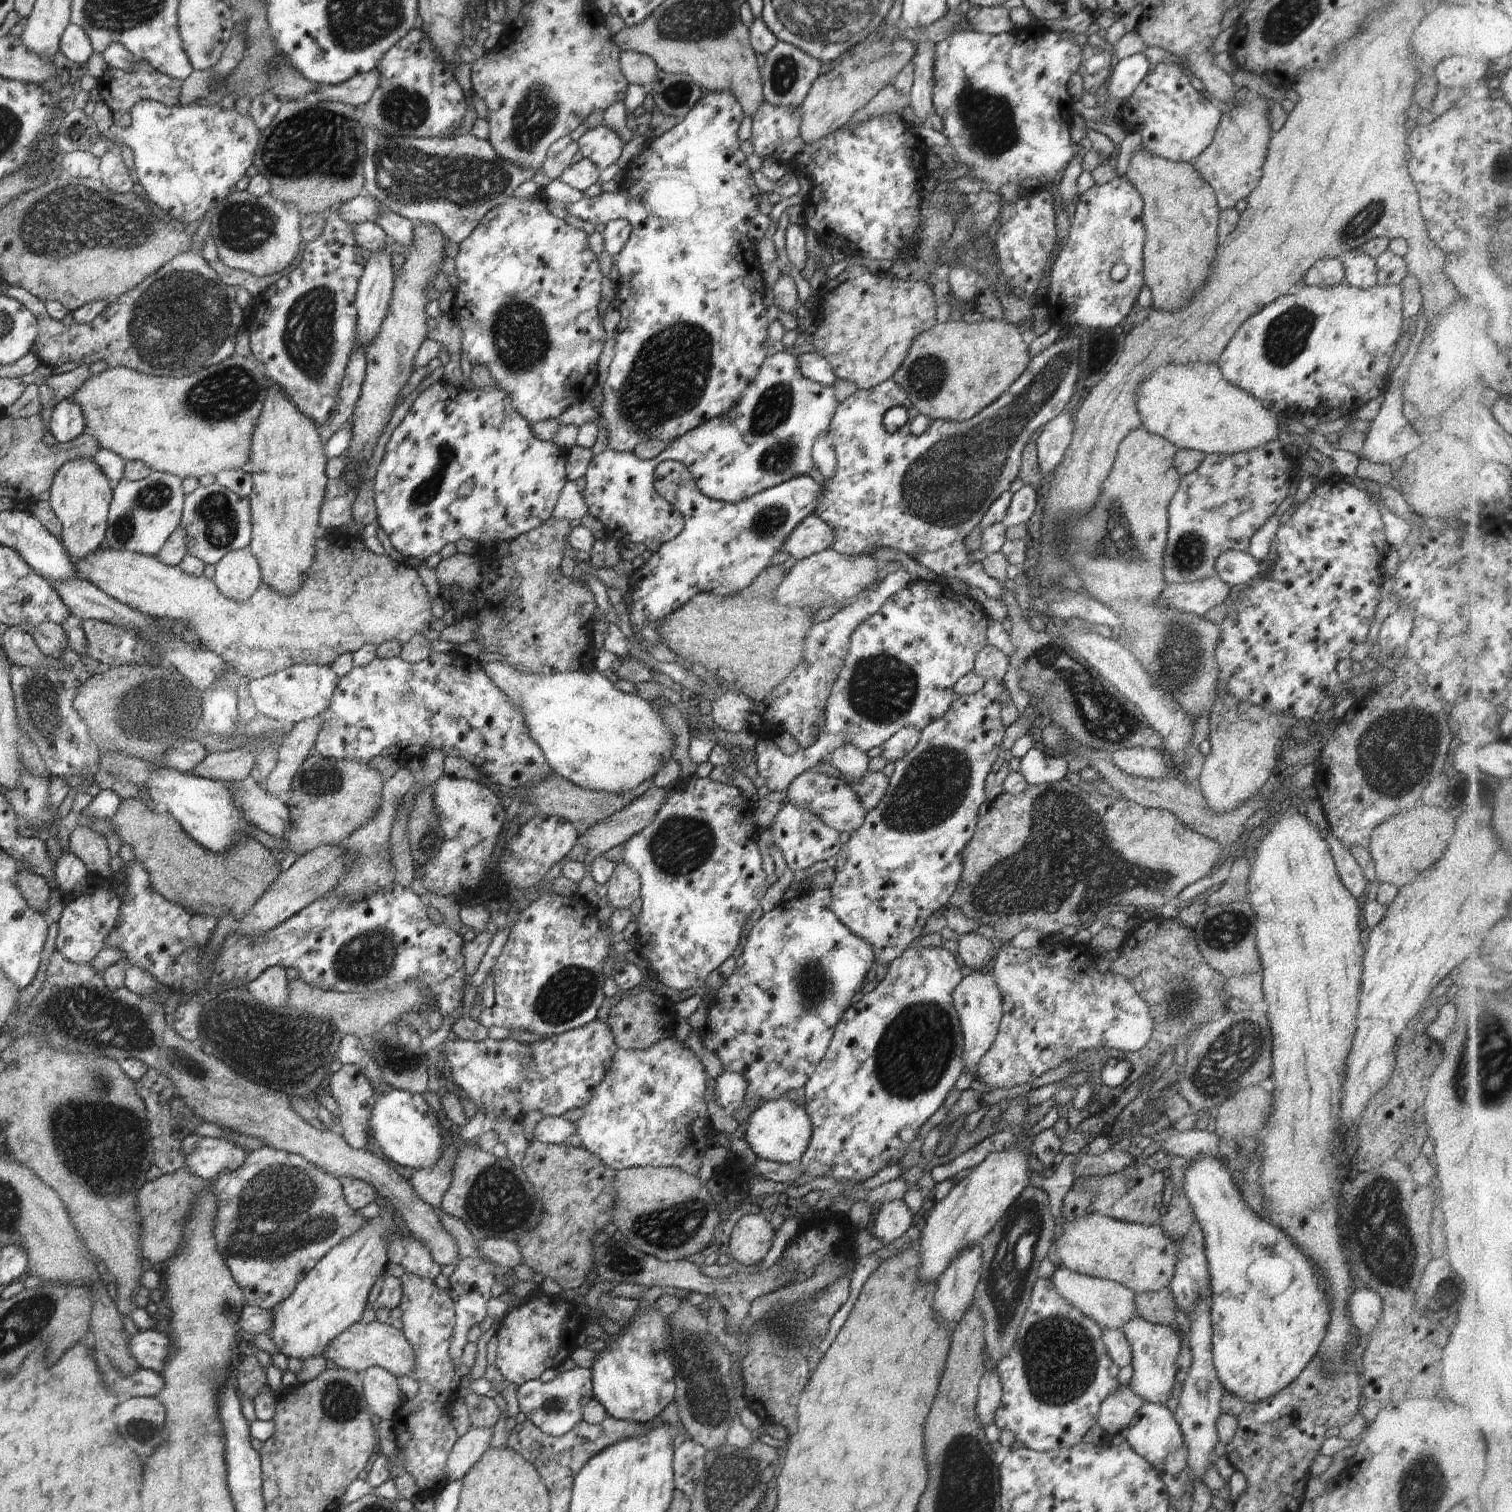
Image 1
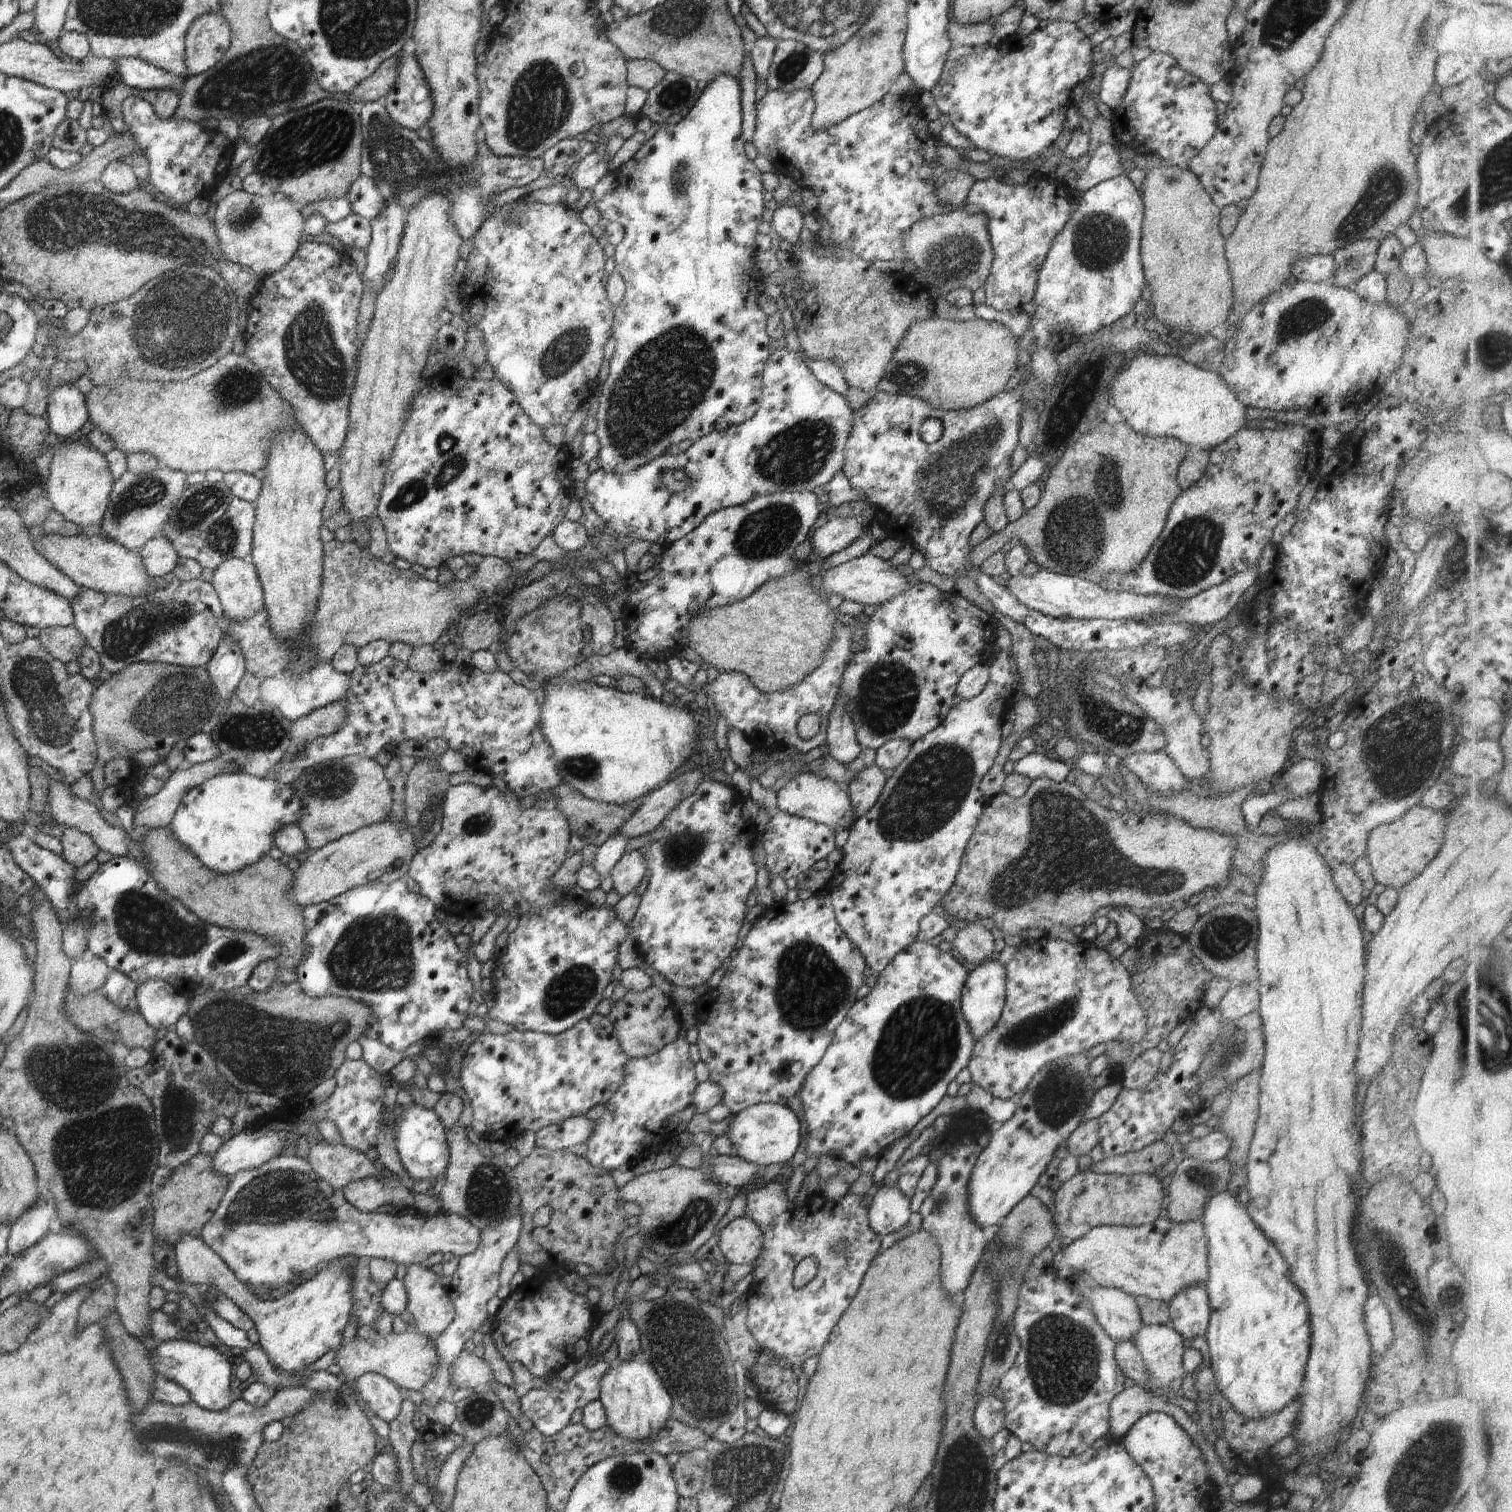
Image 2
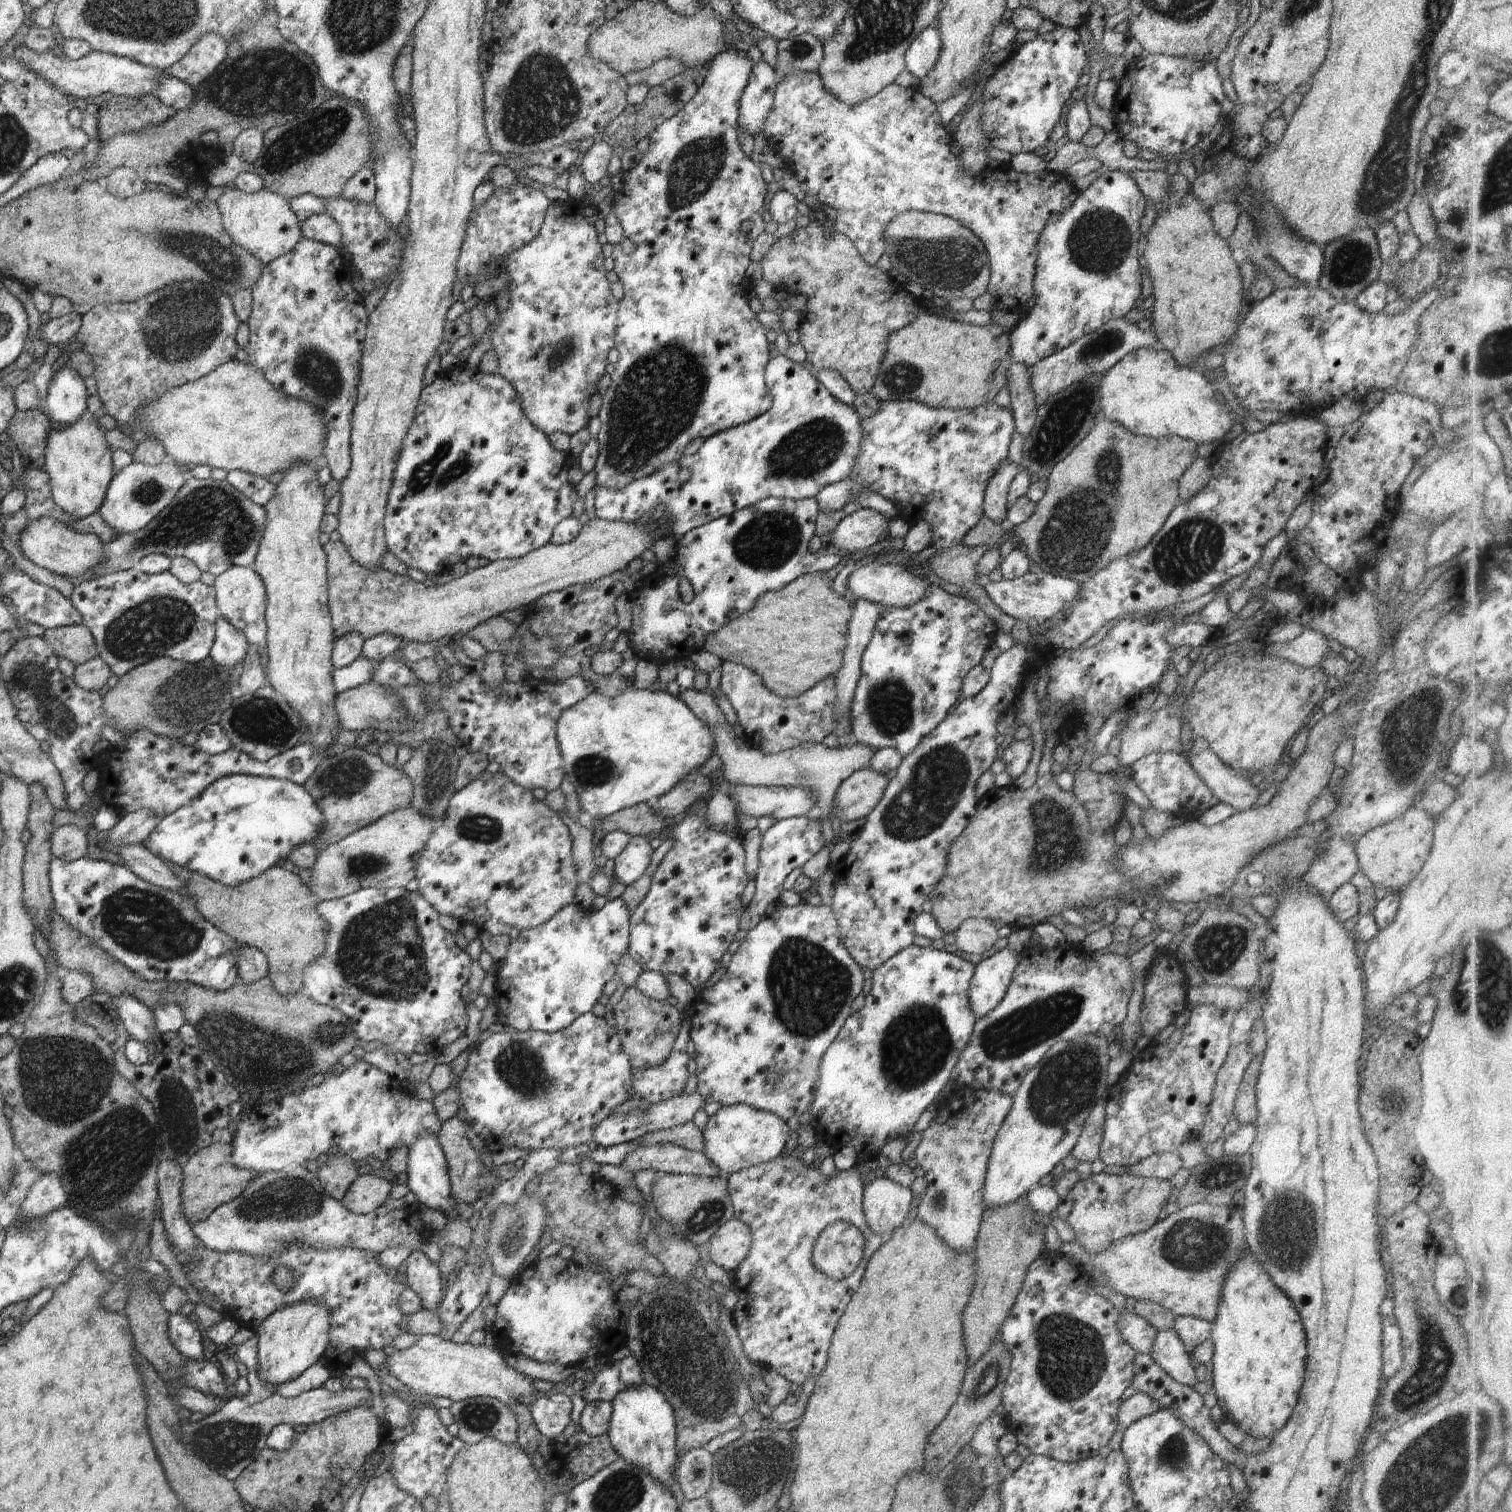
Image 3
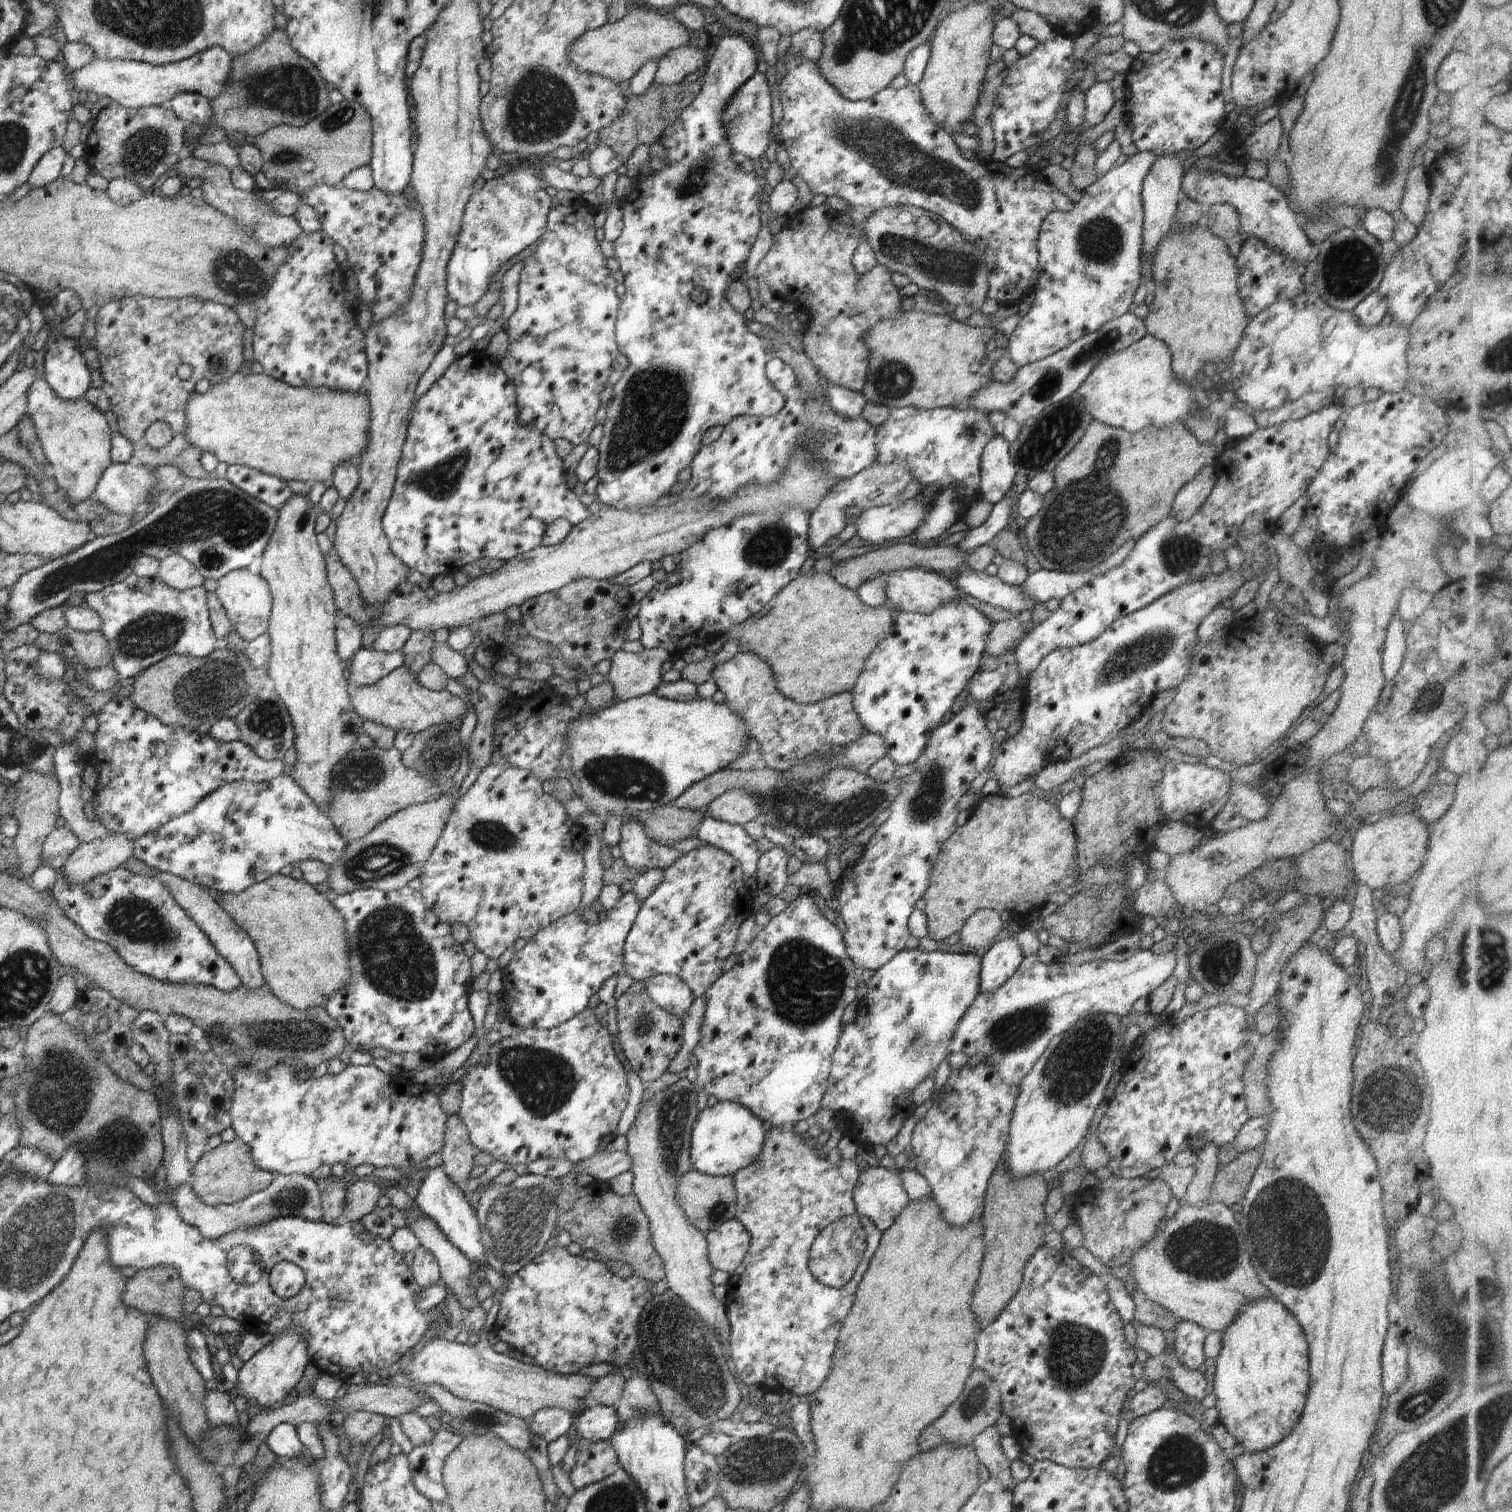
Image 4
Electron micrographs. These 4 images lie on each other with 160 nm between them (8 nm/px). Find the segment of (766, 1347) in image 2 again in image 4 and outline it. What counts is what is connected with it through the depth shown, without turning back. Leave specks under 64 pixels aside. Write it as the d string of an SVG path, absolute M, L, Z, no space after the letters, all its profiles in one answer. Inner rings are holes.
M768 1126L765 1143L757 1160L733 1174L737 1196L735 1218L749 1232L751 1241L742 1264L735 1268L726 1282L727 1297L723 1303L732 1330L729 1336L730 1356L736 1364L734 1376L742 1382L744 1390L756 1386L766 1392L780 1391L796 1396L810 1396L828 1378L836 1338L854 1304L854 1294L880 1244L882 1232L870 1219L857 1212L853 1192L861 1173L858 1159L842 1159L835 1166L826 1157L820 1158L819 1147L808 1146L793 1129L794 1126ZM852 1215L859 1218L867 1234L867 1249L848 1284L839 1289L824 1286L814 1278L809 1269L812 1243L820 1231L837 1218Z

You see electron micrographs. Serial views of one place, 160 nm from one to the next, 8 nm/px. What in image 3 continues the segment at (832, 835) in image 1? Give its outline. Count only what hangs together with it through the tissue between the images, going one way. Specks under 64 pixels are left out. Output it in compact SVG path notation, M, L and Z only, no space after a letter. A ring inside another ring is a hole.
M804 816L779 819L762 835L759 852L759 867L754 876L756 891L754 898L741 914L739 928L752 930L766 915L765 910L769 904L776 902L782 892L782 884L794 868L802 868L814 854L818 854L825 846L819 817Z

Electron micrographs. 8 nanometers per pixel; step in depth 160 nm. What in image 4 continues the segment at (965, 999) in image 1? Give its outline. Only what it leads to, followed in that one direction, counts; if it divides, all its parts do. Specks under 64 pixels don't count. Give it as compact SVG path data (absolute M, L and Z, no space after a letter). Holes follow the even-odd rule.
M1014 937L995 943L981 957L979 992L991 993L1016 972L1022 962L1022 950Z

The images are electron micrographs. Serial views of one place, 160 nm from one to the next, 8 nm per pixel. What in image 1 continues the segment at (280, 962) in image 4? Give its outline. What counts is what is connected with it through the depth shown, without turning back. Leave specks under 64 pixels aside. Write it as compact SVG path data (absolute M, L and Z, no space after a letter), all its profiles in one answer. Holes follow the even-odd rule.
M135 797L121 799L118 812L110 822L122 844L128 844L134 850L135 860L146 869L153 890L170 902L182 906L190 914L206 915L217 919L231 915L234 922L238 923L281 873L279 862L270 854L270 850L252 837L238 842L232 852L207 851L183 831L180 823L170 812L164 809L149 810L147 806L144 806L142 800Z

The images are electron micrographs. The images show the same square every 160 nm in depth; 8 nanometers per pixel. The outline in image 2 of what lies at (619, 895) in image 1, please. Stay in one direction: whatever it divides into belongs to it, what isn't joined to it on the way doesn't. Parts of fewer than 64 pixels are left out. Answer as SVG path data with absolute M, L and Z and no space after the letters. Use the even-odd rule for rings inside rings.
M639 849L625 852L618 864L611 870L613 889L622 897L636 890L646 874L646 869L645 856Z

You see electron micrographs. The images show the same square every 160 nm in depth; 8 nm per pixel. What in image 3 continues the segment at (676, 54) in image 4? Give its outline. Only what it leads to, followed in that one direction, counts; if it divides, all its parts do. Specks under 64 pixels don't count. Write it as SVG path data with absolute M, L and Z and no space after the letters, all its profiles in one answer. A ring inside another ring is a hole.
M663 58L641 71L624 74L629 85L647 84L650 87L663 85L676 75L686 73L686 67L675 58Z

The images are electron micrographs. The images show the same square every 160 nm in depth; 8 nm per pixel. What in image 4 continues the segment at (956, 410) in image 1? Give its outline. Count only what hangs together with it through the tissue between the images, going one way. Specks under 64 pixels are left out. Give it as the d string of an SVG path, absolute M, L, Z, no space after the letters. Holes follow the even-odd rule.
M902 311L893 319L878 320L878 322L875 322L875 324L863 334L863 341L866 348L869 350L869 363L867 379L865 380L864 389L862 389L861 393L865 396L867 401L875 405L887 406L890 410L902 407L916 407L927 411L944 407L957 408L960 403L963 403L964 399L973 397L973 394L977 393L985 384L994 381L992 370L995 366L995 362L1007 355L1007 348L1009 345L1008 336L1004 335L997 327L973 327L957 321L953 316L937 315L935 313L927 313L926 311Z

